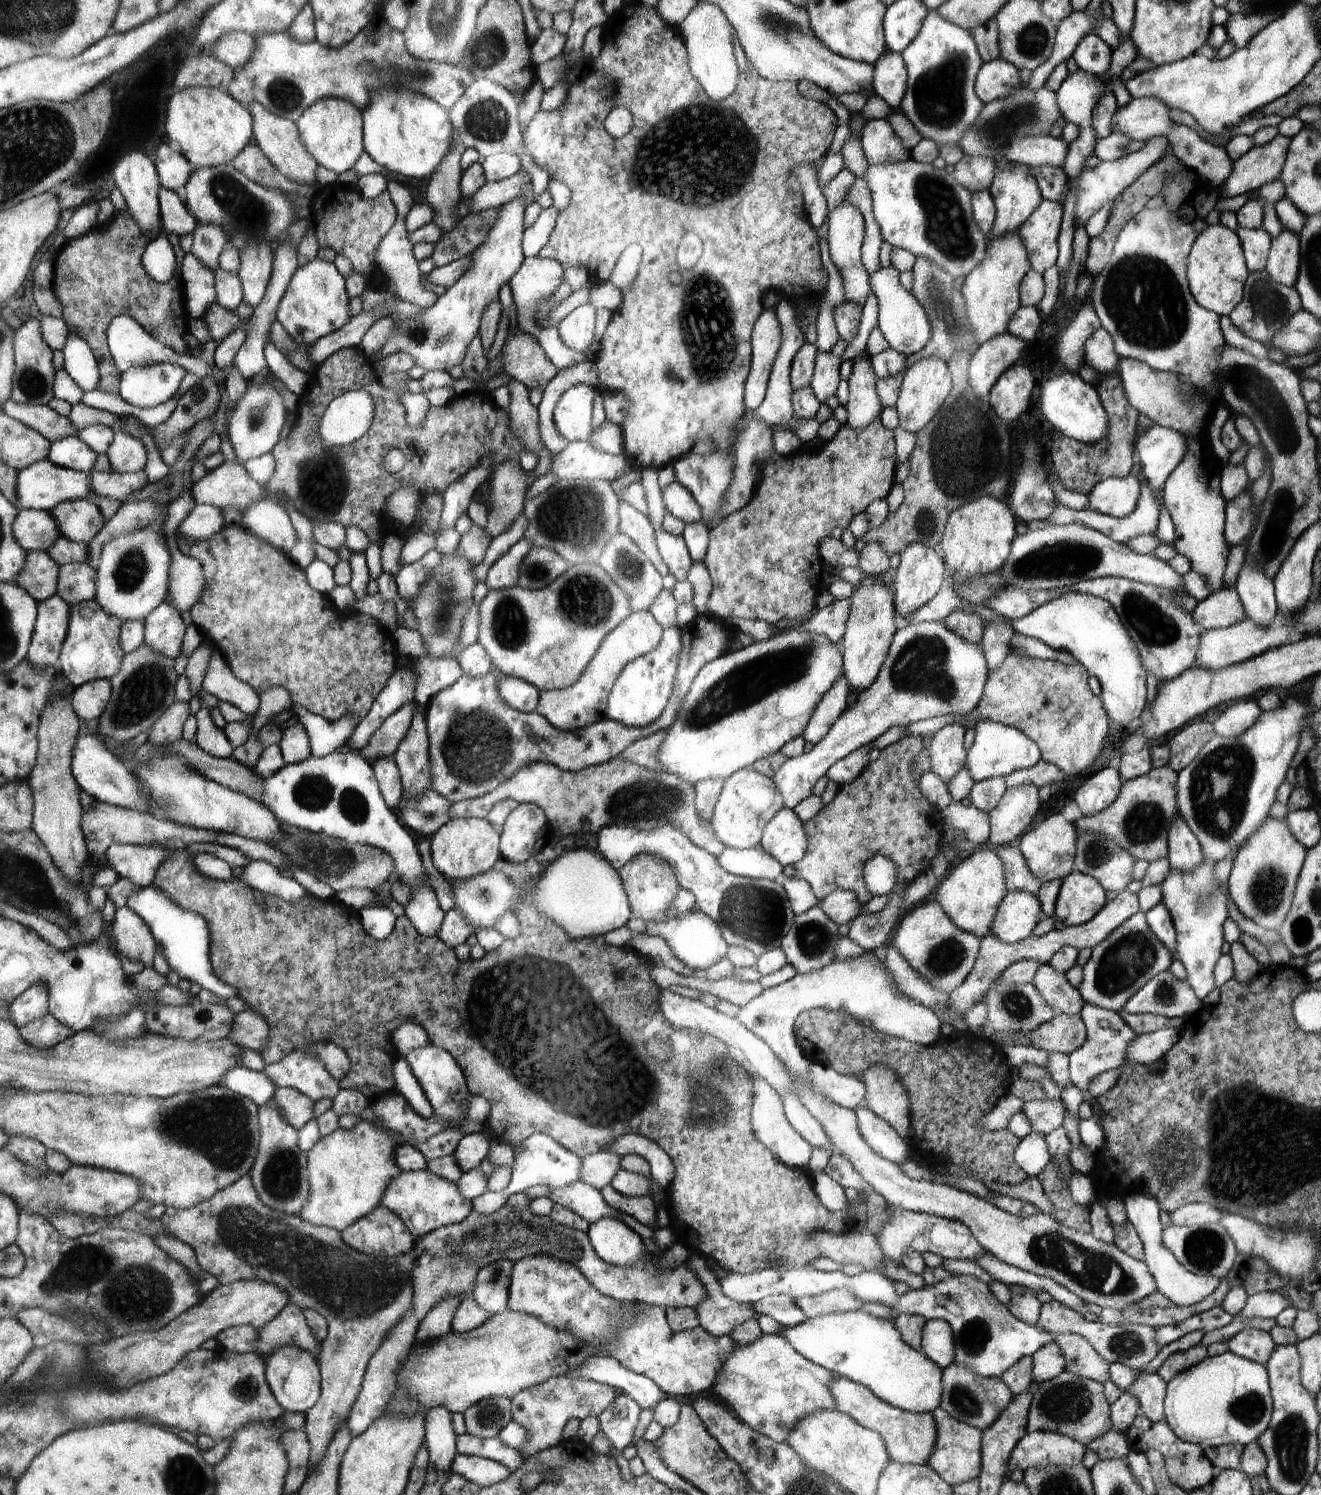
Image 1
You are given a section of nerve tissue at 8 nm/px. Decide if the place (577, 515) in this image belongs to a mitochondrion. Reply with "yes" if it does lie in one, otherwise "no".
yes

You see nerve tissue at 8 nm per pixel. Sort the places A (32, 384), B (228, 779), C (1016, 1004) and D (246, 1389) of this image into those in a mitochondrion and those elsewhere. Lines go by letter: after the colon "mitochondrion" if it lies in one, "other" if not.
A: mitochondrion
B: other
C: mitochondrion
D: mitochondrion

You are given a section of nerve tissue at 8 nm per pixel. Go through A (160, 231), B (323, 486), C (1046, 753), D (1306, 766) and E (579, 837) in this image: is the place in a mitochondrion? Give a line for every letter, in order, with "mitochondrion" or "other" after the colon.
A: other
B: mitochondrion
C: other
D: other
E: other

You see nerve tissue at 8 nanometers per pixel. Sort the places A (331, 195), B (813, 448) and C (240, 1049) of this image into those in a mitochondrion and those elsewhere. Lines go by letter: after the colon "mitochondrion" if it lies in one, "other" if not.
A: other
B: other
C: other

